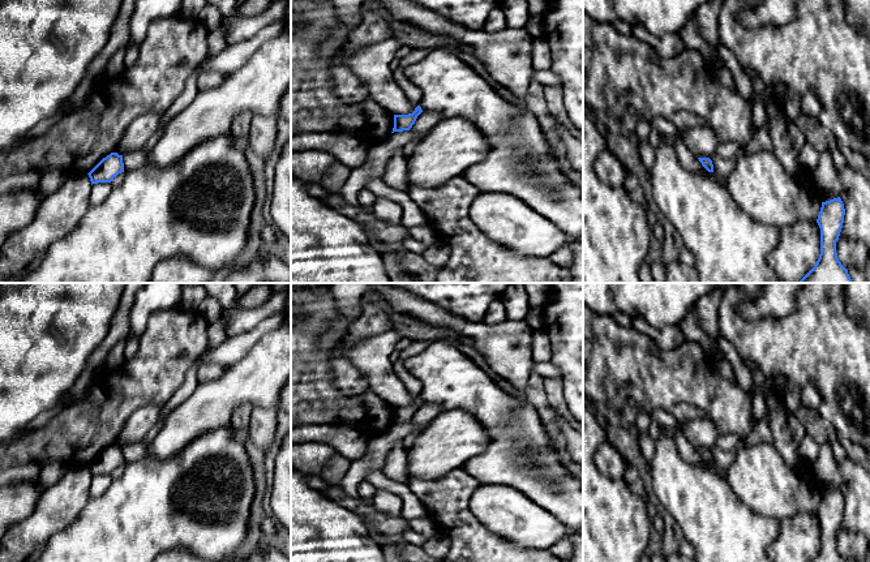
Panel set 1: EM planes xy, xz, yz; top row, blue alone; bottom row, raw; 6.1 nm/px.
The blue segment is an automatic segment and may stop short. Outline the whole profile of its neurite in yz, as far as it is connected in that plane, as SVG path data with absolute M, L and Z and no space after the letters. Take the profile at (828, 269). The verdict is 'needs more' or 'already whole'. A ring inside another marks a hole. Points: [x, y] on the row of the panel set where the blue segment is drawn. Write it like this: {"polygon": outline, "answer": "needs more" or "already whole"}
{"polygon": "M840 197L822 202L817 219L820 228L820 254L814 267L797 283L852 283L836 253L845 209Z", "answer": "already whole"}

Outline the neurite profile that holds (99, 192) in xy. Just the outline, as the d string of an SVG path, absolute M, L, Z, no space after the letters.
M98 183L91 185L91 192L89 197L90 206L98 206L106 201L106 198L112 192L111 183Z

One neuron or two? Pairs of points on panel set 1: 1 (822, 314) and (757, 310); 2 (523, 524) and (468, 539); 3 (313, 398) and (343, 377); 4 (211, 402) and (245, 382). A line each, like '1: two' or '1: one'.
1: two
2: two
3: two
4: one

